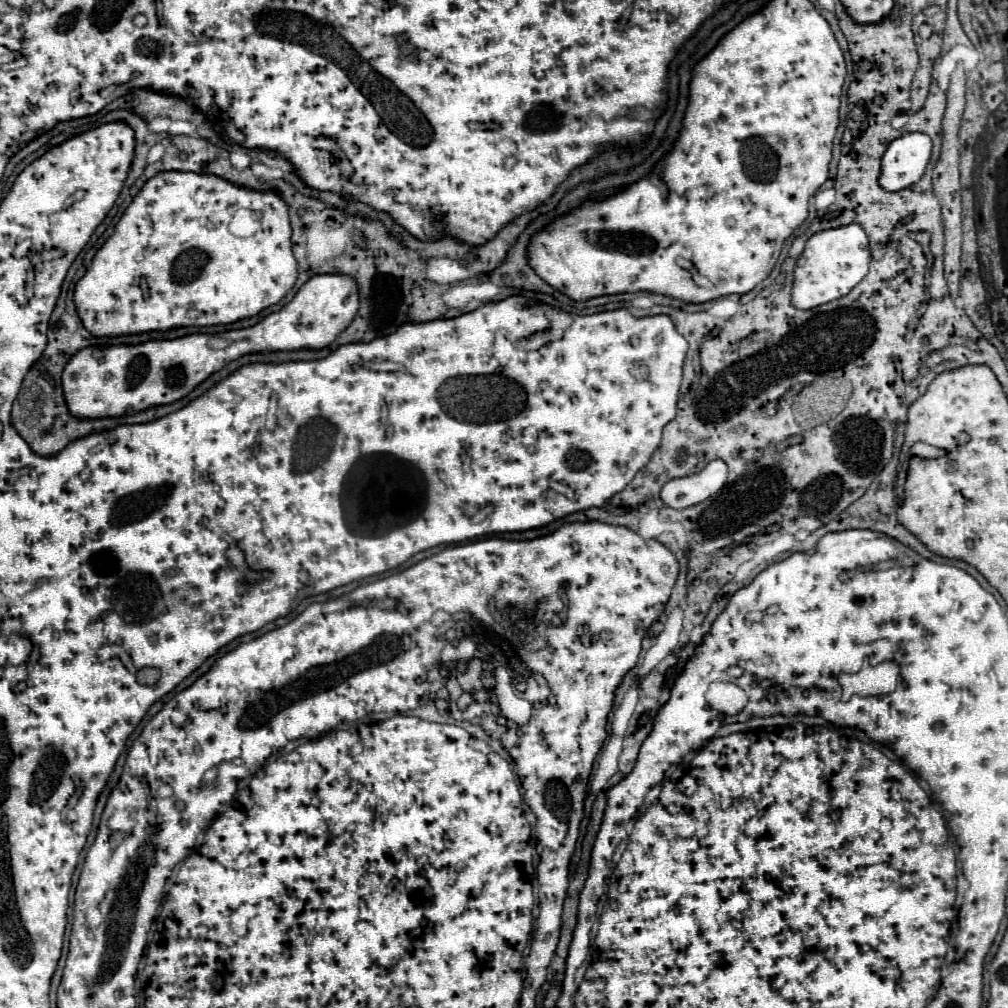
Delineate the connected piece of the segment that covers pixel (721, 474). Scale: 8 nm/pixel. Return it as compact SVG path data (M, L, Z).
M722 459L710 461L700 473L688 475L682 479L668 481L660 492L665 505L672 509L686 509L692 505L702 503L710 495L722 489L728 477L728 467Z

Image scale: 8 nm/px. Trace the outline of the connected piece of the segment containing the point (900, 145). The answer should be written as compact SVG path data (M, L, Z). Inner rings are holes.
M906 133L892 141L882 157L880 185L886 191L900 191L920 181L932 155L932 139L926 133Z

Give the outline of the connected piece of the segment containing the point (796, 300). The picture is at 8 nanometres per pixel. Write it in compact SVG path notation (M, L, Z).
M852 223L852 225L814 233L806 241L804 255L798 259L794 269L792 305L796 309L814 309L818 305L848 295L852 287L856 287L868 273L868 263L870 263L868 237L860 225Z

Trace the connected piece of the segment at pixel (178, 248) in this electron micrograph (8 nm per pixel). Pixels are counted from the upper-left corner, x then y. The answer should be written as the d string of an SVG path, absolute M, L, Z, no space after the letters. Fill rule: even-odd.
M162 171L158 175L154 175L152 179L148 179L144 183L144 187L140 189L140 193L134 197L134 201L130 203L130 207L124 211L124 215L120 217L112 237L98 249L98 253L92 259L90 269L86 271L86 275L76 283L74 289L74 305L78 311L78 317L82 321L82 325L90 331L90 335L94 337L118 337L118 335L138 335L138 333L148 333L148 331L166 331L166 329L174 329L174 327L204 327L204 325L228 325L228 323L236 323L240 319L248 319L254 317L258 311L276 305L296 283L298 277L298 263L292 255L290 249L290 217L288 217L288 205L280 199L280 195L276 191L252 191L252 189L244 189L244 187L236 187L220 177L214 175L198 175L198 173L184 173L184 171ZM240 207L252 209L252 211L260 211L262 213L262 229L258 231L258 235L248 237L248 239L240 239L240 237L228 231L228 223L233 219L235 213Z

